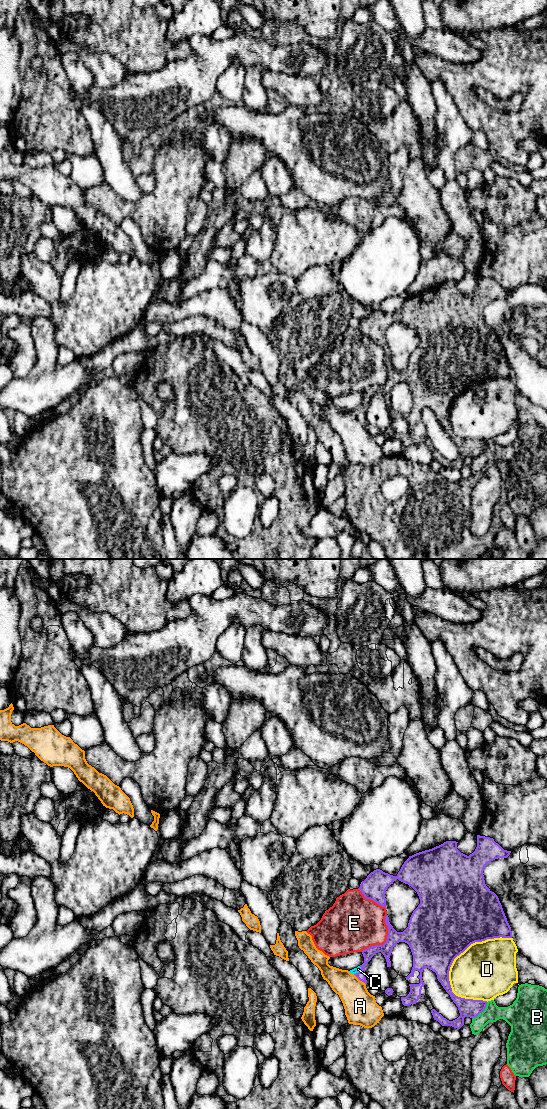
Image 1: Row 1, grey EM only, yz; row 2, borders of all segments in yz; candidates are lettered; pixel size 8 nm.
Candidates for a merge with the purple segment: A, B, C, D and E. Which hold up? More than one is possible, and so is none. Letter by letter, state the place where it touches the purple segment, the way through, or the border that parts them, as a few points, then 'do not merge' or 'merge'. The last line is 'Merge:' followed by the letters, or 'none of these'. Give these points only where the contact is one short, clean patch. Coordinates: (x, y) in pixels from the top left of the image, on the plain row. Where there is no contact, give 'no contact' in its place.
A: yz (359, 419) | along yz (353, 414), (365, 424) | do not merge
B: yz (481, 452) | along yz (487, 442), (484, 449), (472, 459) | do not merge
C: yz (360, 411) | across yz (368, 393), (360, 411), (358, 409) | merge
D: yz (466, 388) | do not merge
E: yz (386, 380) | do not merge
Merge: C

